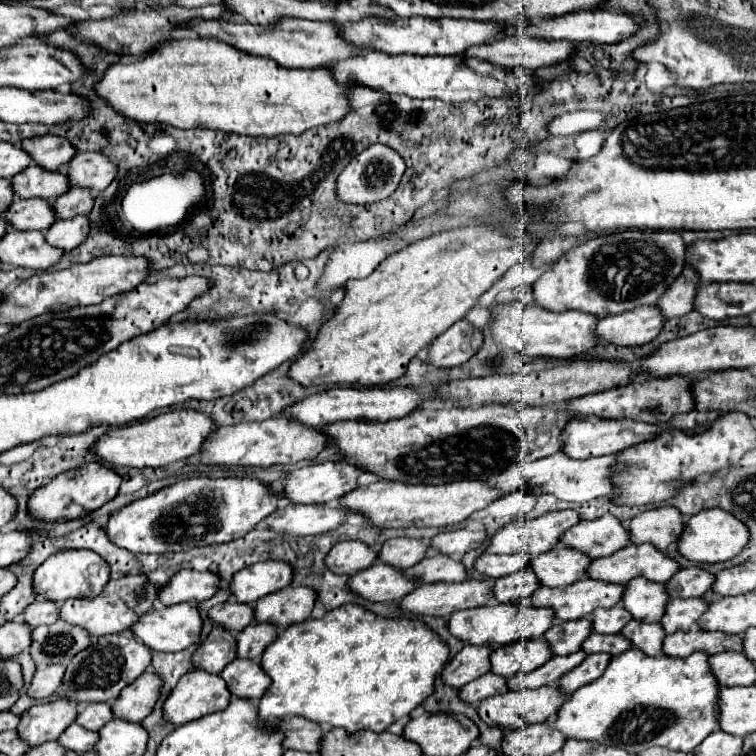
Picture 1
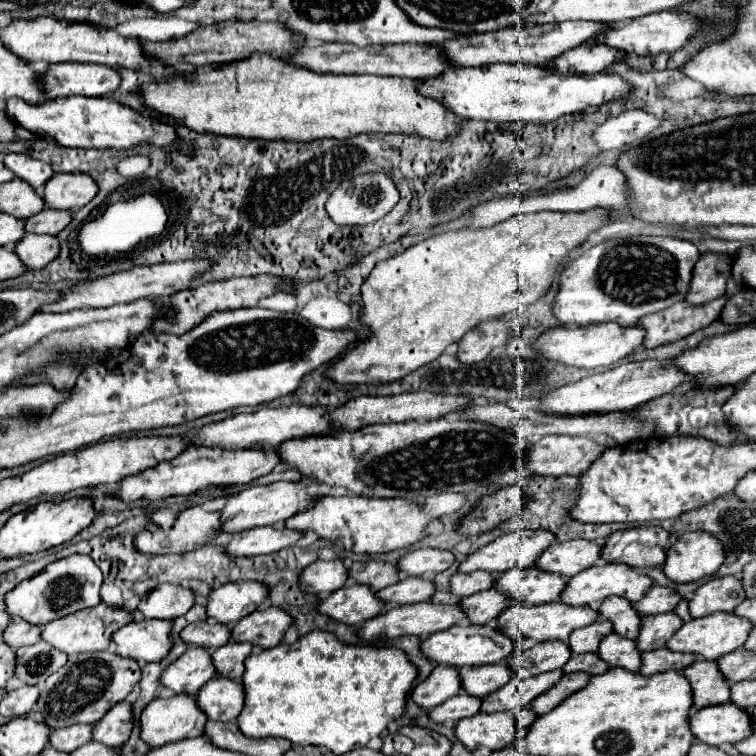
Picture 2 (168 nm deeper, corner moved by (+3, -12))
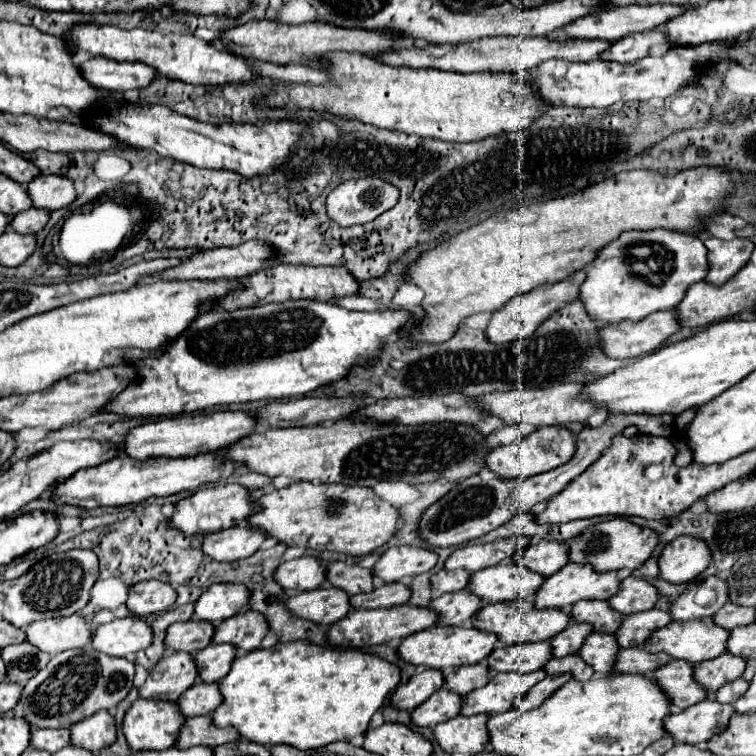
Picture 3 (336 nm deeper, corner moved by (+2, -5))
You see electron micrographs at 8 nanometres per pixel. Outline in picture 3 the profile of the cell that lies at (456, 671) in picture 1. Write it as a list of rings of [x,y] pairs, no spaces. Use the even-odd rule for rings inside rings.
[[[425,669],[417,671],[405,685],[399,685],[391,695],[393,709],[411,711],[427,701],[439,687],[443,685],[443,673],[439,669]]]

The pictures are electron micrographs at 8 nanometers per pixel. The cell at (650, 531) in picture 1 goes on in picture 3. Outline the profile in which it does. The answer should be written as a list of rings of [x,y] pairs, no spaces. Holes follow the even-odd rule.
[[[609,519],[603,523],[589,525],[581,535],[577,535],[569,543],[569,561],[579,563],[579,565],[591,565],[595,571],[605,573],[605,571],[619,571],[619,569],[629,569],[635,571],[641,567],[653,553],[657,545],[657,535],[651,529],[639,527],[631,521],[621,521],[621,519]]]

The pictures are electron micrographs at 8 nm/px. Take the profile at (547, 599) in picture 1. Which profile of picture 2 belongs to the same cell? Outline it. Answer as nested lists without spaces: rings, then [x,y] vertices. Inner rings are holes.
[[[550,602],[550,604],[540,604],[540,606],[524,606],[524,604],[512,604],[502,616],[498,618],[498,628],[508,634],[514,640],[524,640],[532,638],[536,642],[544,640],[562,640],[568,642],[570,634],[576,628],[584,628],[592,622],[598,620],[598,610],[592,610],[590,606],[568,606],[564,602]]]

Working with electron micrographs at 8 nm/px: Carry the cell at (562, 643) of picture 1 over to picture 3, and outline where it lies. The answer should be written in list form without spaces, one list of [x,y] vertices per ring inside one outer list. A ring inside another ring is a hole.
[[[523,643],[523,645],[497,645],[489,657],[487,665],[491,671],[515,671],[531,673],[543,669],[545,661],[551,659],[549,643]]]

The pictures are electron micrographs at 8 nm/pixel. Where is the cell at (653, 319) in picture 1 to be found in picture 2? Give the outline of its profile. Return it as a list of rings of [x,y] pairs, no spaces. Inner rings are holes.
[[[720,296],[718,300],[702,306],[690,306],[684,300],[664,308],[660,312],[654,312],[650,316],[644,316],[638,326],[646,330],[642,348],[650,350],[662,344],[676,342],[680,338],[686,338],[688,334],[708,326],[710,322],[718,320],[722,304],[726,304],[726,296]]]

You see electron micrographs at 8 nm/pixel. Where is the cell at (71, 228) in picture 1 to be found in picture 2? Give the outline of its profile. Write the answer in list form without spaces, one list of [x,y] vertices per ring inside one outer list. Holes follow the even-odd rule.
[[[26,234],[24,240],[20,240],[14,248],[14,252],[20,256],[20,260],[30,270],[46,268],[52,260],[60,254],[60,242],[56,236],[40,236],[40,234]]]

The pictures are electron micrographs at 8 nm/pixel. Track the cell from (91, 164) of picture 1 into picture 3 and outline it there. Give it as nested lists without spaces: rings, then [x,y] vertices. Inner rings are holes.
[[[37,175],[29,185],[27,193],[33,201],[33,207],[57,211],[73,203],[77,197],[73,181],[67,181],[67,177],[55,177],[55,175]]]

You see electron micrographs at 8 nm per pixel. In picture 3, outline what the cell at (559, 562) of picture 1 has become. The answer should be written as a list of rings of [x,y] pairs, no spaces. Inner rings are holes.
[[[503,561],[495,567],[471,573],[467,589],[477,595],[483,603],[499,601],[521,601],[535,595],[543,583],[543,575],[519,569],[515,561]]]

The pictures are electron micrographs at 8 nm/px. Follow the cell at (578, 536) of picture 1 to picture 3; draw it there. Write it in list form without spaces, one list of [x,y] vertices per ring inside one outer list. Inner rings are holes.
[[[541,539],[531,543],[529,547],[519,547],[513,555],[513,561],[527,571],[535,571],[547,577],[567,565],[567,545]]]

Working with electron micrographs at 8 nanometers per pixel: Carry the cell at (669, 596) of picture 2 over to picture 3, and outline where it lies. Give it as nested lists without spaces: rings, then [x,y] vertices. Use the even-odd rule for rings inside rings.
[[[629,575],[619,583],[619,591],[609,599],[609,607],[621,615],[633,615],[653,609],[657,599],[659,593],[651,583]]]

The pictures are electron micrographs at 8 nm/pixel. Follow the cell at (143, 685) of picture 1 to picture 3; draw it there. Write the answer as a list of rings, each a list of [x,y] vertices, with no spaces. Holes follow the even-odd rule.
[[[95,713],[95,717],[71,725],[71,745],[83,747],[91,753],[99,753],[101,747],[109,747],[113,741],[115,719],[111,713]]]

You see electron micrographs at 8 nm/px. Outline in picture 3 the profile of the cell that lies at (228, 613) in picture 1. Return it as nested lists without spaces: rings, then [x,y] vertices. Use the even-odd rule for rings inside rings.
[[[191,619],[183,623],[173,623],[167,629],[163,643],[169,651],[185,651],[193,655],[211,643],[211,633],[213,633],[211,623]]]

